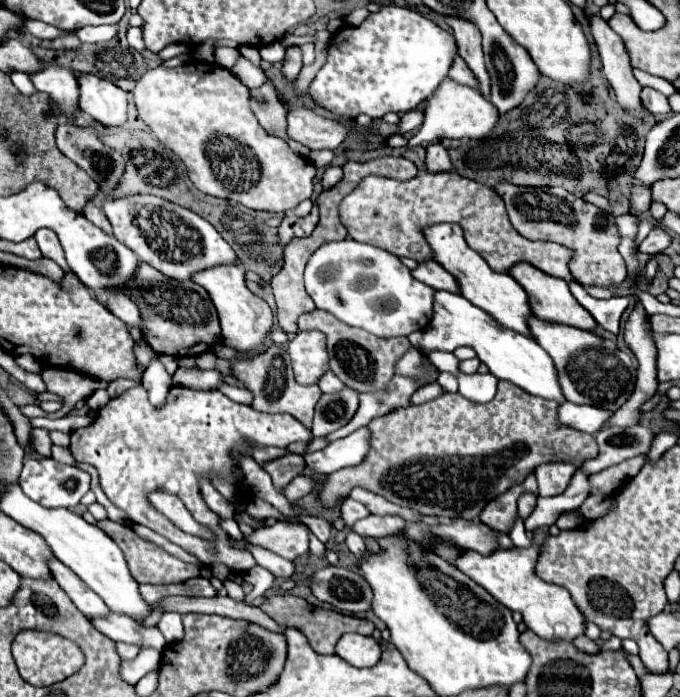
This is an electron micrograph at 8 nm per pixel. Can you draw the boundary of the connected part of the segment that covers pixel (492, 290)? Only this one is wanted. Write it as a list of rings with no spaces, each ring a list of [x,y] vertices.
[[[455,223],[431,225],[431,227],[423,229],[423,237],[433,251],[433,259],[455,277],[455,281],[459,285],[459,293],[465,299],[469,299],[473,305],[481,307],[483,311],[489,311],[489,315],[493,315],[493,319],[501,321],[503,327],[529,335],[529,331],[525,331],[525,315],[531,315],[531,311],[529,311],[529,301],[527,301],[523,287],[517,285],[517,281],[511,275],[493,271],[487,265],[487,261],[465,243],[461,227],[457,227]]]

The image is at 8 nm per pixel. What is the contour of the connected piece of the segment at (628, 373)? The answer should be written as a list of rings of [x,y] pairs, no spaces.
[[[535,315],[527,319],[527,327],[533,339],[549,353],[553,367],[557,369],[557,379],[567,401],[577,405],[595,405],[609,411],[617,411],[633,393],[635,387],[635,367],[631,357],[617,349],[613,339],[603,339],[595,331],[583,331],[563,323],[549,323]]]

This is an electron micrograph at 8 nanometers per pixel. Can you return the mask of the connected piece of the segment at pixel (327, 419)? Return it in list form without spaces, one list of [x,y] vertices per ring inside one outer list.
[[[345,387],[333,395],[321,395],[315,407],[313,419],[313,435],[325,437],[343,425],[347,425],[359,407],[359,393],[351,387]]]

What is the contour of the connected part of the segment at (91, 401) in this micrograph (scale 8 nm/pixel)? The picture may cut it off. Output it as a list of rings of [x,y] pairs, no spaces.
[[[100,389],[95,391],[90,397],[86,399],[86,404],[91,410],[99,410],[107,404],[109,399],[111,399],[111,397],[109,397],[109,393],[107,393],[105,389]]]

